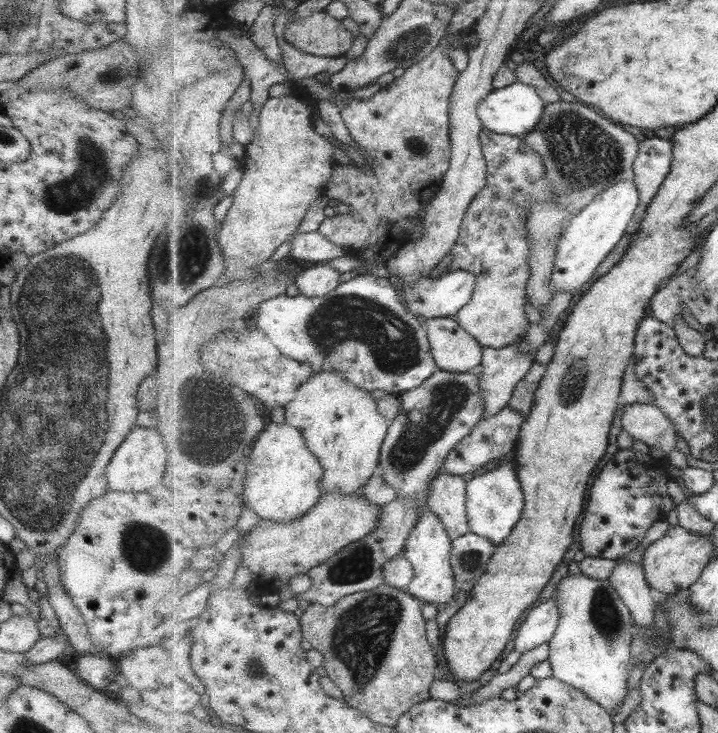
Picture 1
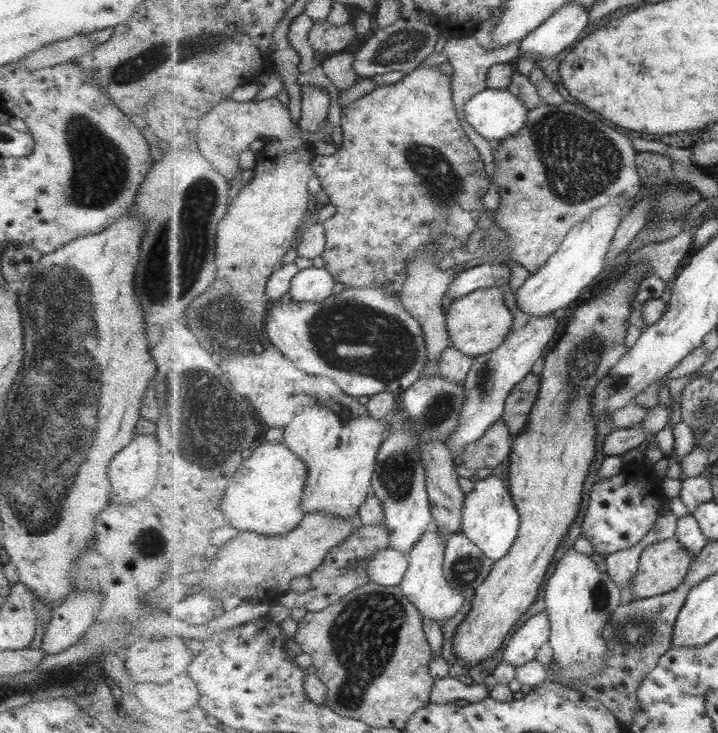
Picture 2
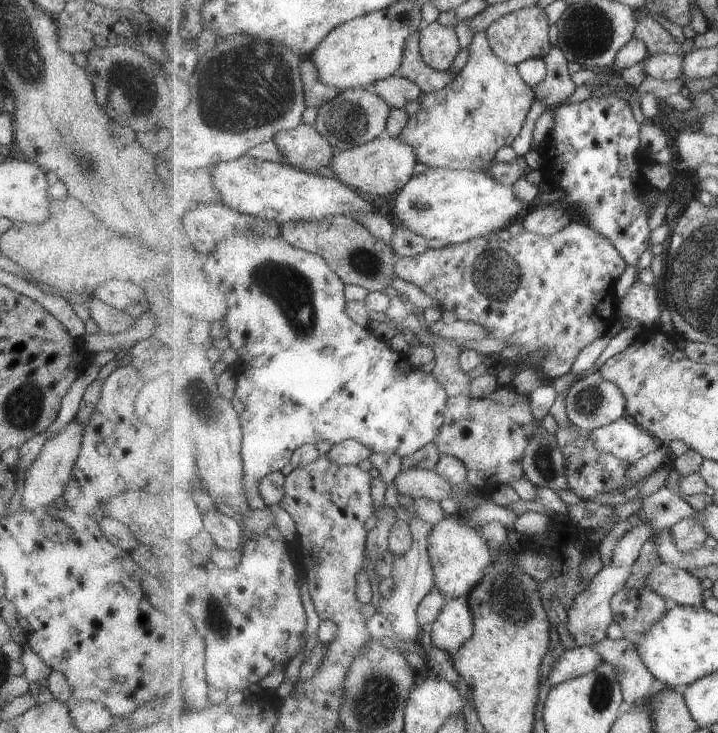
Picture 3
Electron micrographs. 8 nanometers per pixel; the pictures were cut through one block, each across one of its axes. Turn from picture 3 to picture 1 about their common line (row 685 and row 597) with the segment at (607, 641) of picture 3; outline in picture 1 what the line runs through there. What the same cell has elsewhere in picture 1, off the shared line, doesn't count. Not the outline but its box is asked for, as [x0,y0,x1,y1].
[607,560,659,630]

